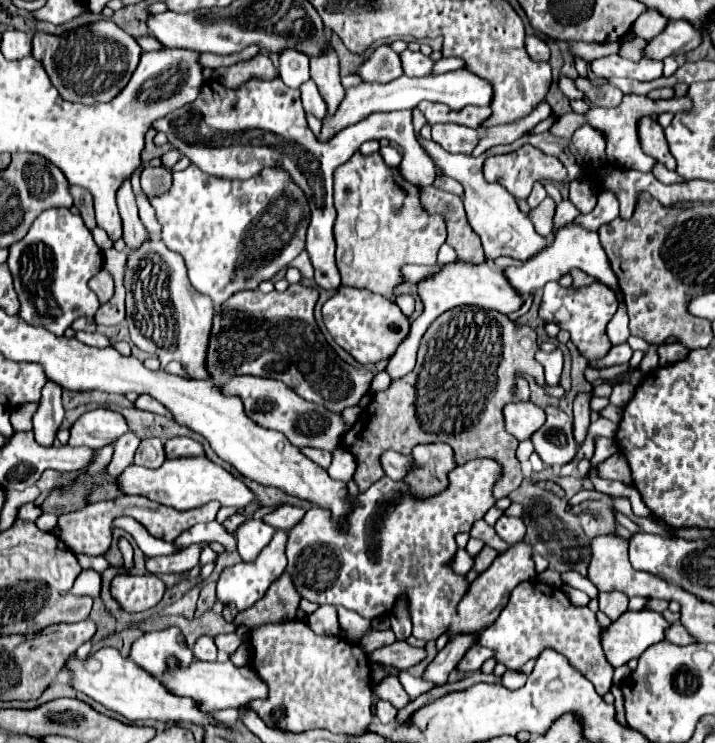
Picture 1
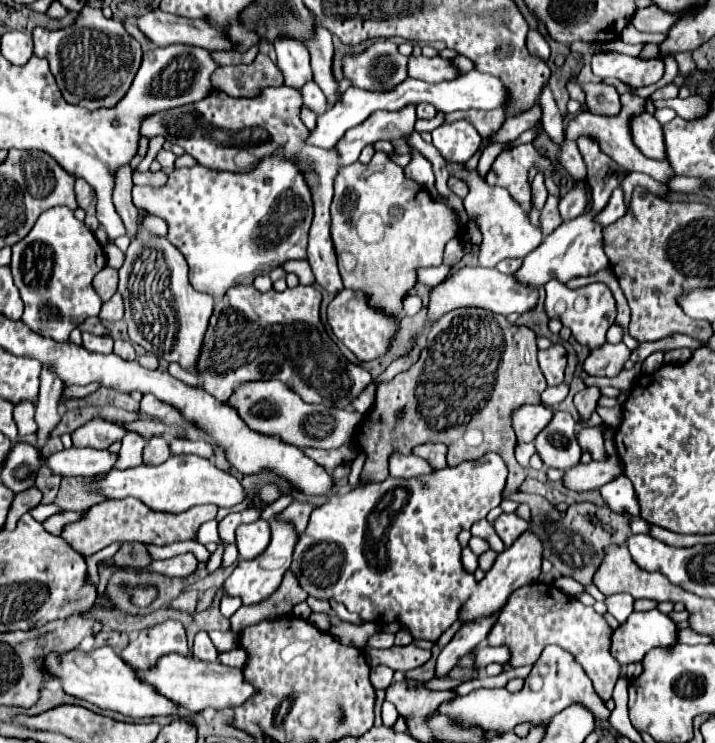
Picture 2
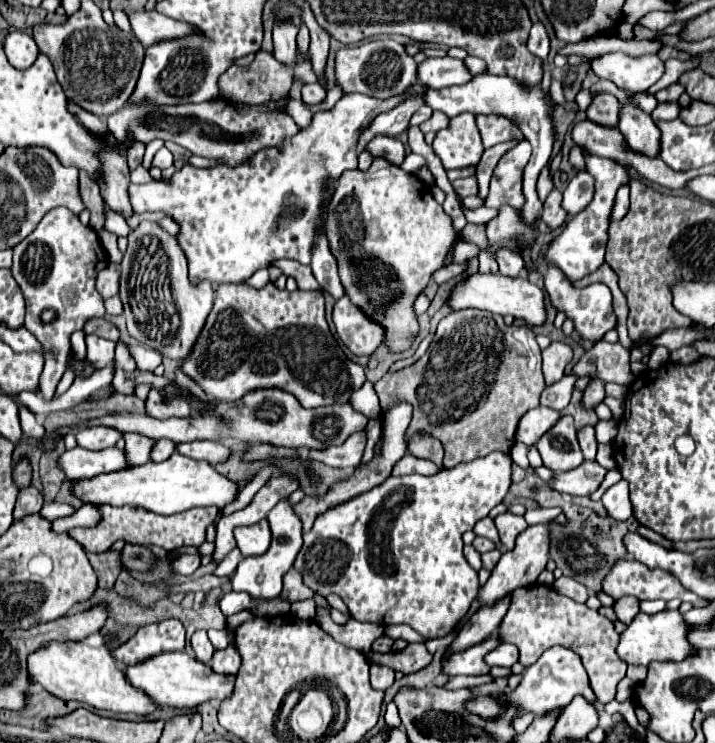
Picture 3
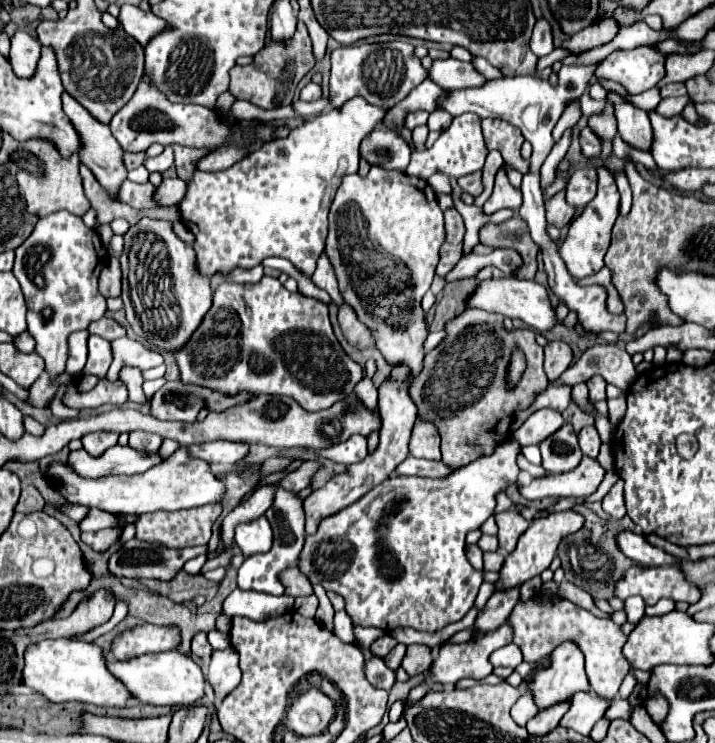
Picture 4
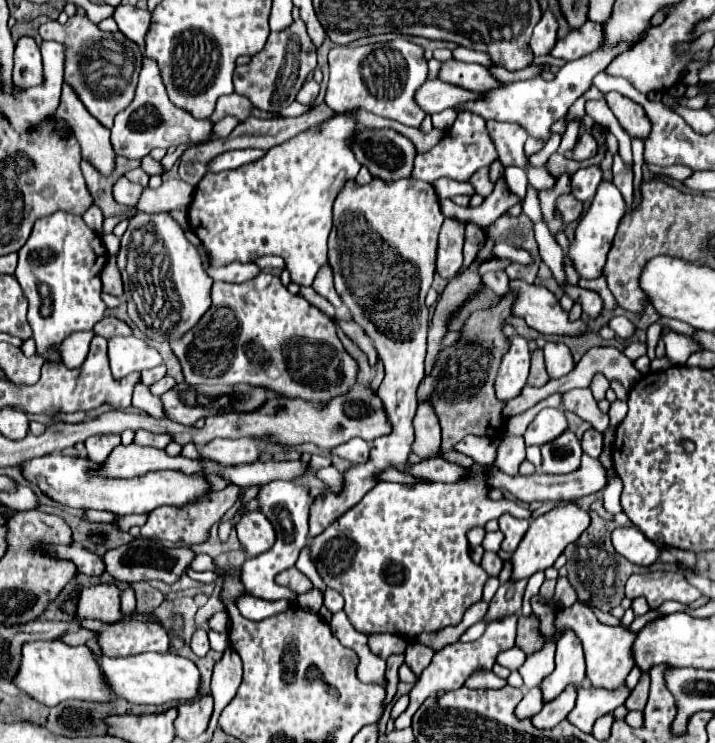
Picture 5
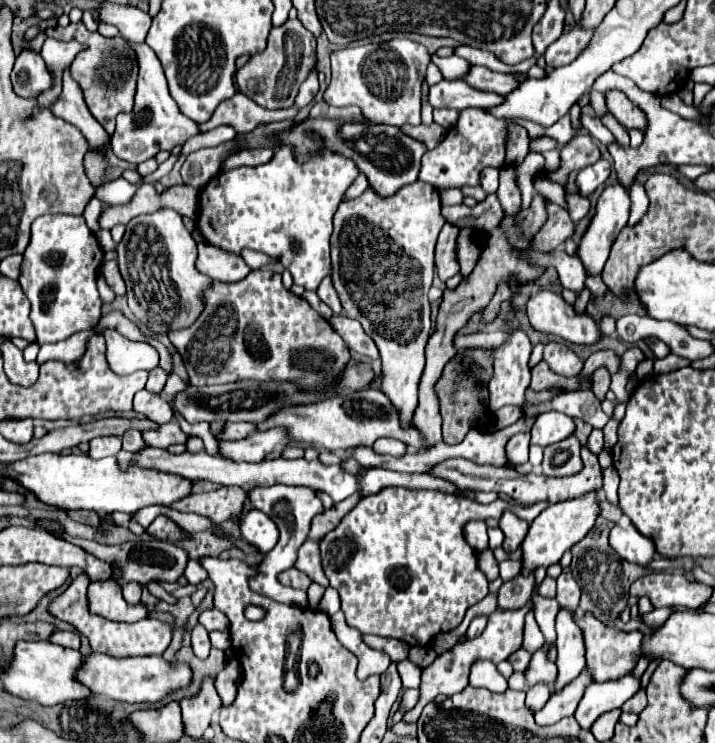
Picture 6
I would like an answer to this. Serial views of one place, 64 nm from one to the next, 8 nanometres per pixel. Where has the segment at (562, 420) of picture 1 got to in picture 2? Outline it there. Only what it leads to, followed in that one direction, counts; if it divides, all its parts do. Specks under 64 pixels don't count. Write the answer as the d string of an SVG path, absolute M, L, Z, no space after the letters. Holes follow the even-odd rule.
M554 412L548 426L534 438L534 446L548 468L568 470L582 456L576 442L576 422L568 412Z

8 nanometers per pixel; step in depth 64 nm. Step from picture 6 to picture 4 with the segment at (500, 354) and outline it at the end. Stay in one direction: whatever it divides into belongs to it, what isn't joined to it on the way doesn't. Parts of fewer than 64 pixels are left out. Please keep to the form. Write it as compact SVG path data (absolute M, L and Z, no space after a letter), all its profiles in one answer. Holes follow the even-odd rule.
M516 352L512 356L512 362L510 362L510 372L508 372L508 386L514 386L520 378L520 374L524 372L524 354Z

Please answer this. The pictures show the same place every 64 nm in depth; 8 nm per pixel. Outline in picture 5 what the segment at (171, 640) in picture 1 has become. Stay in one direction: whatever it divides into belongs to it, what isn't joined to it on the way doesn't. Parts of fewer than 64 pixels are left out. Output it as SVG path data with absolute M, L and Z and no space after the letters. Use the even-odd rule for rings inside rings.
M88 620L88 622L82 622L82 628L98 632L100 648L106 656L134 656L134 654L142 654L142 652L168 652L168 648L170 648L170 638L158 622L124 620L118 624L102 624L96 620Z

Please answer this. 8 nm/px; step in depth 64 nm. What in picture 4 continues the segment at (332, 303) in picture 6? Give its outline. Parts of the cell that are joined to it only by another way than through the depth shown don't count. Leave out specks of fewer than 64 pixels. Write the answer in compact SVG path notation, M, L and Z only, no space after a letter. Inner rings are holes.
M326 252L320 254L320 258L318 258L318 262L316 262L316 270L314 270L314 274L312 274L312 280L314 280L316 286L324 288L336 304L342 302L342 294L340 294L340 290L338 290L338 282L336 282L336 276L334 276L334 268L332 268L330 258L328 258Z

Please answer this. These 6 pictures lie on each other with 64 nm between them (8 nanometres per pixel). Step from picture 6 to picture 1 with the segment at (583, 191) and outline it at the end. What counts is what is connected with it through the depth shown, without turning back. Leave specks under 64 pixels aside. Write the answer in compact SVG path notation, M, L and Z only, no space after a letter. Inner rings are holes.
M562 200L558 206L556 206L556 214L554 214L554 230L552 230L552 236L564 228L566 224L570 224L576 216L580 214L580 210L570 202L570 200Z

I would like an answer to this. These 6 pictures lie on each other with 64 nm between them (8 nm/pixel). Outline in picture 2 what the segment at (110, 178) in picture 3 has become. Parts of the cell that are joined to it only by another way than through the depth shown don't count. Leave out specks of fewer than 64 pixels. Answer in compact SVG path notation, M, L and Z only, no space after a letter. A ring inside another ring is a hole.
M126 166L116 174L116 186L114 186L114 206L120 218L126 226L126 236L132 240L136 238L140 226L138 226L138 208L132 202L132 168Z

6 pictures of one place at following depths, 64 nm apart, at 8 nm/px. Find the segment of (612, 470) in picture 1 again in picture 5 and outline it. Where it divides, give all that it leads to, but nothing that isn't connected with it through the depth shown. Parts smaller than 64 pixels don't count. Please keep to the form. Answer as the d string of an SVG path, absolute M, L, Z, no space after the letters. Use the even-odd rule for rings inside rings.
M584 454L582 458L582 464L578 470L570 472L570 474L562 474L562 476L556 476L556 474L532 474L532 476L508 476L508 474L502 474L498 470L494 470L488 478L488 484L492 488L504 488L508 492L512 492L516 498L520 498L522 502L548 502L548 500L572 500L572 498L580 498L580 496L588 496L588 494L594 494L598 490L604 488L606 484L606 470L604 466L600 464L600 460L596 458L590 458L588 454Z

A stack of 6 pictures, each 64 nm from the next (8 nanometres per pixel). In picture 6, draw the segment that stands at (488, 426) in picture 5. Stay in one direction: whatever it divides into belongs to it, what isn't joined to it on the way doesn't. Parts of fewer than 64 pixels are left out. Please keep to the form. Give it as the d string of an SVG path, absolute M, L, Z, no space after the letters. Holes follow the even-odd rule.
M466 348L464 352L456 352L456 356L444 366L442 376L436 382L436 394L440 400L442 414L442 432L446 444L458 444L464 436L478 428L486 430L492 424L490 406L488 406L488 384L492 378L492 362L494 348Z

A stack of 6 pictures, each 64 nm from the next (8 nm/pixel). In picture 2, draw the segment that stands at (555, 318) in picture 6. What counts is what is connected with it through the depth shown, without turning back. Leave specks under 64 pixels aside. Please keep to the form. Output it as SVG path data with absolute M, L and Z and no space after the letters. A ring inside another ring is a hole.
M464 266L464 268L452 268L450 276L446 276L438 286L430 290L428 300L428 316L426 316L426 328L430 328L442 314L456 310L456 308L484 308L502 316L508 316L512 312L524 314L532 310L538 302L538 292L522 286L514 280L514 276L502 274L496 268L484 268L484 266Z

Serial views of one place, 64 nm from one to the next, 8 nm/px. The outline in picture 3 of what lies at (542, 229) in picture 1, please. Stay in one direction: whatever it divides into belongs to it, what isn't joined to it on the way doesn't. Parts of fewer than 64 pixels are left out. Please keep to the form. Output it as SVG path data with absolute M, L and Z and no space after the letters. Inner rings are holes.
M552 190L550 196L546 198L544 202L544 212L542 212L542 220L552 228L560 228L566 220L566 212L560 208L560 202L562 202L562 194L558 190Z

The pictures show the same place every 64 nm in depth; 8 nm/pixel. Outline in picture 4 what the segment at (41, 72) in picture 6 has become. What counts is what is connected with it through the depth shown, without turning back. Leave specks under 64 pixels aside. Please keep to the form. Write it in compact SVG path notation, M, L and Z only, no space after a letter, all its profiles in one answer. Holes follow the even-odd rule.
M18 30L10 38L10 64L12 64L12 70L16 72L16 76L28 78L28 74L32 74L32 70L36 70L36 62L40 58L40 48L42 48L40 42L22 30Z

